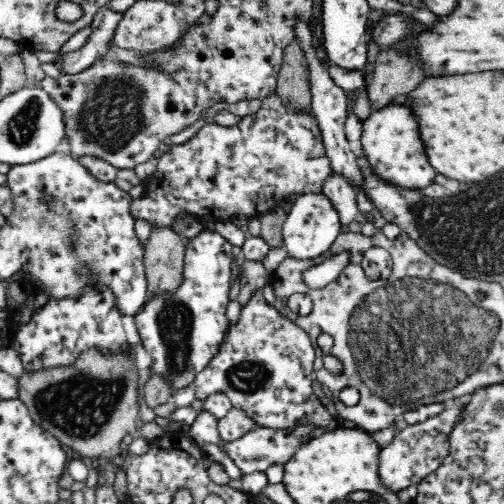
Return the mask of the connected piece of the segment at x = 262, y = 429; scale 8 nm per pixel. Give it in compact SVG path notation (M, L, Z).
M300 416L296 418L290 426L278 426L278 428L268 428L265 424L254 422L254 426L236 440L224 444L224 449L230 459L234 460L235 465L241 472L265 473L270 466L276 464L286 464L292 455L303 445L306 444L312 434L319 428L319 424L315 420L309 420L309 416Z

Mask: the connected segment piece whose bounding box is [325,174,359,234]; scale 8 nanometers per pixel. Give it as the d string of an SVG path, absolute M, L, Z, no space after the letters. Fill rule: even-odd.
M334 174L325 184L325 195L336 209L341 225L341 233L350 232L349 226L356 221L359 212L352 187L344 181L344 178Z

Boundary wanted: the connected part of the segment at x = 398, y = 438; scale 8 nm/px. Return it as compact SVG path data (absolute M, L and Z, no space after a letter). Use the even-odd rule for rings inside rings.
M462 404L444 409L440 414L427 418L424 422L408 424L406 428L396 431L391 443L379 454L379 473L386 487L402 496L407 487L418 485L426 475L440 466L440 462L448 454L444 436L456 422L456 414L461 406Z

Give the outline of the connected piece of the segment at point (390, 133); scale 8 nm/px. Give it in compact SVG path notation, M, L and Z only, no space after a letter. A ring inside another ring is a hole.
M390 105L382 110L372 111L366 120L362 121L361 148L366 163L370 165L370 171L374 177L378 177L382 183L396 187L398 191L420 191L434 183L436 172L426 160L426 154L422 152L422 144L416 134L414 118L410 116L404 105Z

